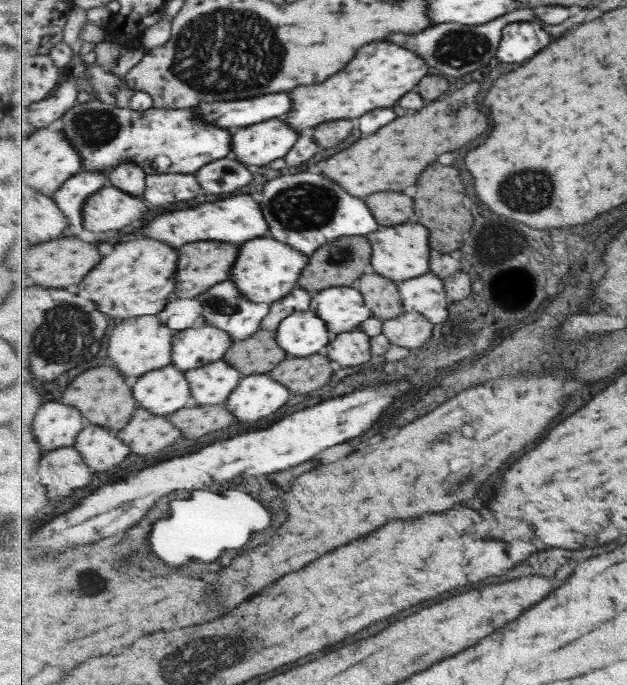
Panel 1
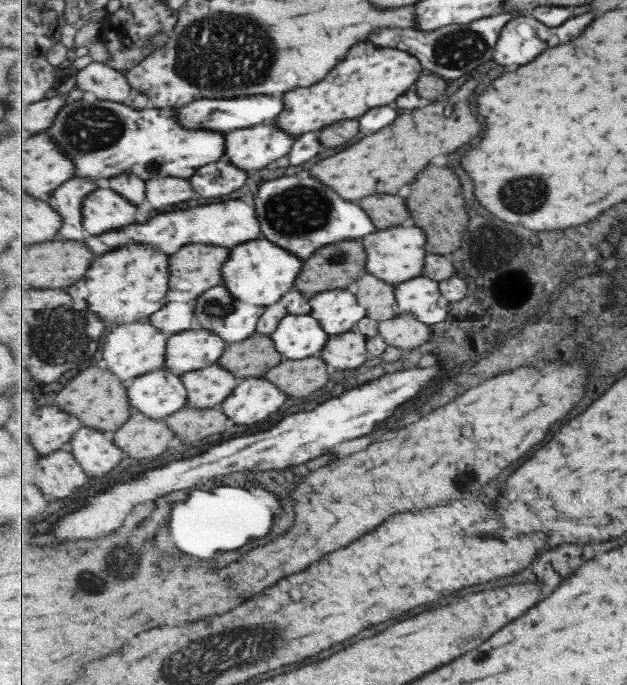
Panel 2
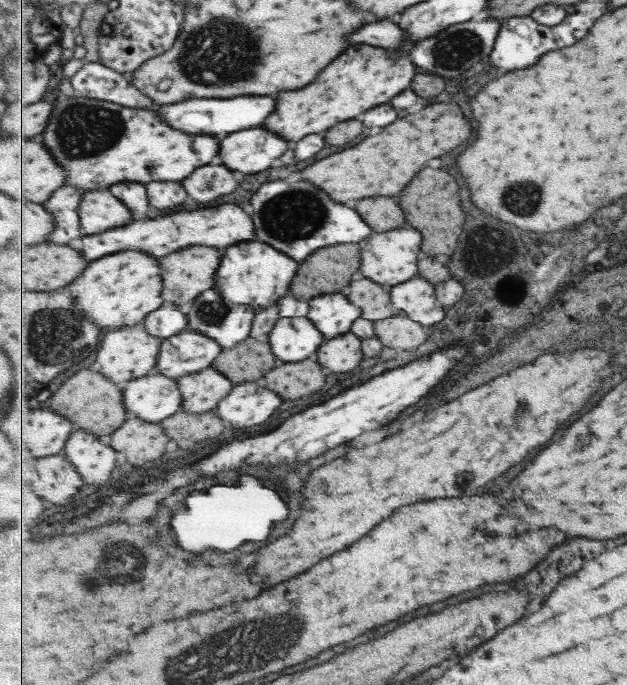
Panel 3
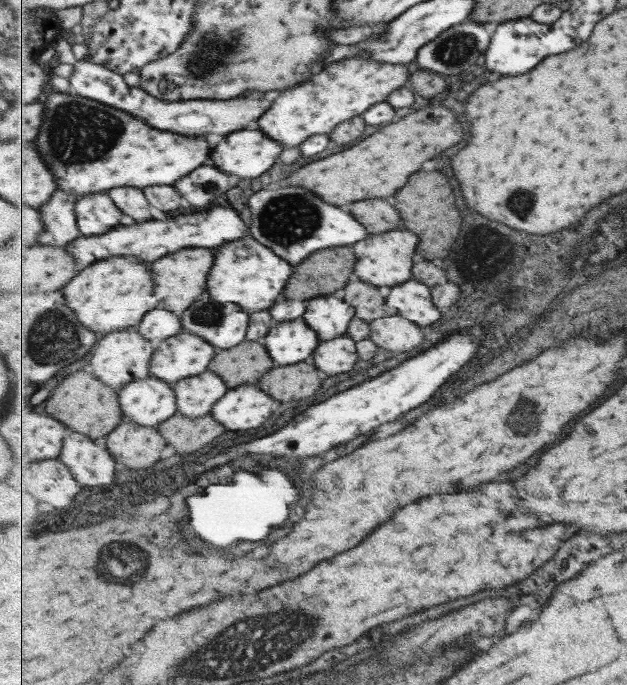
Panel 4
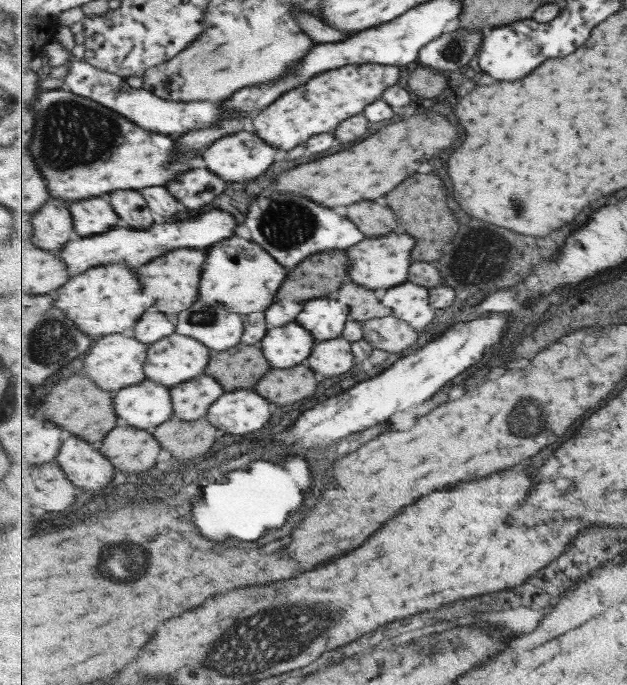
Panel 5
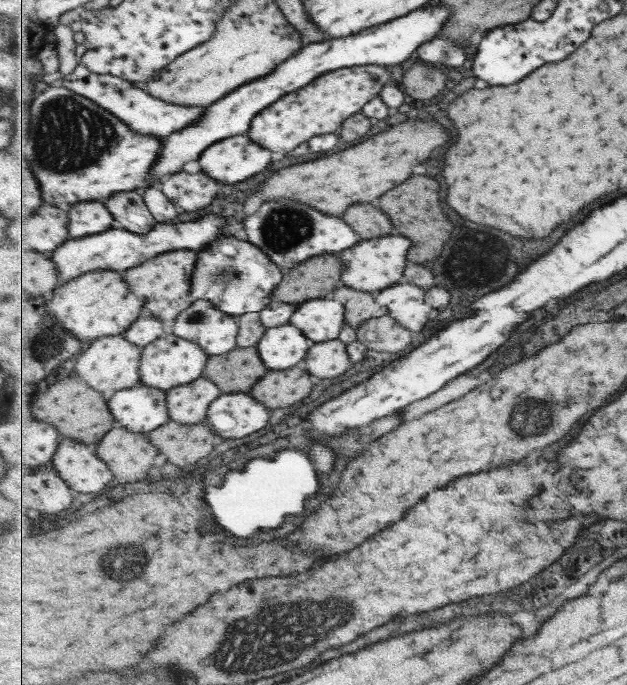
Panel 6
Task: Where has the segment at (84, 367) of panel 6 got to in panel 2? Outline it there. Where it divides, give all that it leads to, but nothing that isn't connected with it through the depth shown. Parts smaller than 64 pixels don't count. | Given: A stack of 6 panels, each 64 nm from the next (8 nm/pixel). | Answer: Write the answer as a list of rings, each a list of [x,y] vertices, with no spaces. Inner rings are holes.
[[[148,318],[131,323],[116,325],[107,335],[107,342],[104,346],[104,366],[111,370],[119,380],[142,377],[144,374],[164,368],[167,364],[167,345],[170,335],[159,330]]]

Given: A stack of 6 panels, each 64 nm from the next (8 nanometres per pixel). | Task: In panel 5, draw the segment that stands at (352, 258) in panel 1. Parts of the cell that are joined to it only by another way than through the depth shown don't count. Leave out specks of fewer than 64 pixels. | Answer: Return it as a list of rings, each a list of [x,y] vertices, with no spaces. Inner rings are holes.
[[[327,250],[311,255],[300,265],[290,270],[278,299],[306,302],[326,297],[339,290],[343,284],[351,283],[349,270],[353,266],[345,250]]]

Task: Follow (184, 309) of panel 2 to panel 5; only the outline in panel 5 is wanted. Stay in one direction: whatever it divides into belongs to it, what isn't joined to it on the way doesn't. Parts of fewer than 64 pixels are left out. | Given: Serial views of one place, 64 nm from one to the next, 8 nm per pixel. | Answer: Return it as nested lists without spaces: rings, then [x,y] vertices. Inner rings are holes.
[[[147,310],[130,331],[139,342],[151,344],[176,332],[176,323],[164,312]]]

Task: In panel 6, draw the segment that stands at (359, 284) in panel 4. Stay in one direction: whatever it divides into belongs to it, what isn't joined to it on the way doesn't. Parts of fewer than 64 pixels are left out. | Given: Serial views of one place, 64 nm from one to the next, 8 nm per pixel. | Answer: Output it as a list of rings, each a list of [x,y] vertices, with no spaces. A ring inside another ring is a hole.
[[[345,284],[334,288],[332,293],[332,299],[345,306],[345,322],[353,328],[358,329],[365,321],[379,318],[375,316],[377,293],[355,290],[354,287]]]

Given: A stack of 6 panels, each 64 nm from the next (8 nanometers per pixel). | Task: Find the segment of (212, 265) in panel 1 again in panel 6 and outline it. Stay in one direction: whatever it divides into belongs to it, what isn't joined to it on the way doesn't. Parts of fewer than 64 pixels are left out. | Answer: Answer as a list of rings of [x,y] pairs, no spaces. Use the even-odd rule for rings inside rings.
[[[176,250],[153,257],[139,268],[124,271],[127,274],[126,281],[130,282],[130,289],[135,294],[143,295],[146,298],[143,314],[149,314],[157,320],[164,322],[164,329],[167,335],[173,334],[177,317],[187,310],[197,298],[195,298],[193,286],[193,274],[195,265],[198,262],[198,251]]]

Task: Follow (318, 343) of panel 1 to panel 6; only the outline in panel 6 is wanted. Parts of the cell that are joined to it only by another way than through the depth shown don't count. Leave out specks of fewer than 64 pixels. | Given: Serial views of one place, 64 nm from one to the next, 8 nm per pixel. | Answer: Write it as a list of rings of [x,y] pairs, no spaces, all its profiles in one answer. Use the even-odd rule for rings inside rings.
[[[289,323],[267,329],[257,347],[267,369],[282,371],[296,367],[301,360],[305,361],[315,343],[299,327]]]

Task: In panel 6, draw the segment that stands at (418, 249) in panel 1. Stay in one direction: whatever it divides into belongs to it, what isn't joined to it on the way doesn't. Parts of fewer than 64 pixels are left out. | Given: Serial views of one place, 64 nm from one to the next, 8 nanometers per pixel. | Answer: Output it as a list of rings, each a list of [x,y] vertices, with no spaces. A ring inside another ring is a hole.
[[[394,233],[386,237],[361,240],[355,248],[344,250],[341,254],[343,262],[342,278],[345,285],[355,290],[378,293],[390,286],[397,285],[403,278],[409,262],[409,254],[414,241],[405,234]]]

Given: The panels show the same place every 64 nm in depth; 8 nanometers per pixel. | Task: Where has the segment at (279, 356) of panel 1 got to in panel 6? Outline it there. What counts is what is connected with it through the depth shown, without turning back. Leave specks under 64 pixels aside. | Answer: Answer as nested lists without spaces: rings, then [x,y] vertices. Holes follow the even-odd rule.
[[[238,346],[230,353],[211,356],[202,376],[211,379],[222,394],[231,394],[251,392],[268,371],[257,346]]]

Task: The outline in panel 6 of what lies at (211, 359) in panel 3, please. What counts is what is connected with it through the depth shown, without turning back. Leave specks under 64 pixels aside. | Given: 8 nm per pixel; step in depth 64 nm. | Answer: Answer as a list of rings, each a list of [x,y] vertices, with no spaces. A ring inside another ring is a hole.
[[[175,333],[165,334],[148,344],[142,350],[142,380],[141,384],[161,389],[165,392],[177,389],[179,386],[190,384],[202,377],[206,372],[209,355],[207,351],[191,339],[181,338]]]

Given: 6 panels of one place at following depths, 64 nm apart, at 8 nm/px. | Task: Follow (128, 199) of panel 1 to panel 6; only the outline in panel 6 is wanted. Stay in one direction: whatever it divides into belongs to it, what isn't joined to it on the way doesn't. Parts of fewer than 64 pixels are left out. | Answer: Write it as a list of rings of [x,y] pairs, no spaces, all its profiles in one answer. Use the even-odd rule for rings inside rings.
[[[105,201],[79,202],[79,206],[71,206],[68,215],[73,239],[105,232],[115,224],[114,214],[106,207]]]

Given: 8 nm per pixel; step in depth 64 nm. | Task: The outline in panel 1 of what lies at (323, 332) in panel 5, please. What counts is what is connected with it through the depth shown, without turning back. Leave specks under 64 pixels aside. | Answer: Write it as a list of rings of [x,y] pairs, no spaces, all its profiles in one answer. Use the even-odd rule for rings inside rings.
[[[332,286],[316,292],[312,298],[312,310],[321,315],[334,336],[357,329],[362,322],[373,316],[370,307],[366,305],[362,291],[349,286]]]

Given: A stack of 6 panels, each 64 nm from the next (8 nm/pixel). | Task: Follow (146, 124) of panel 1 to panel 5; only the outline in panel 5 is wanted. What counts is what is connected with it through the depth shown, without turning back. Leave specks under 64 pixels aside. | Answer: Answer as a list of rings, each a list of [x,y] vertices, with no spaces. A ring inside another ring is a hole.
[[[62,87],[42,90],[38,98],[31,103],[34,109],[36,125],[32,140],[27,143],[33,150],[34,159],[39,164],[39,171],[46,175],[52,197],[64,200],[85,200],[85,198],[104,197],[116,190],[138,190],[150,186],[166,185],[172,178],[188,170],[187,164],[202,156],[202,150],[176,152],[175,135],[159,134],[137,126],[131,119],[125,118],[118,111],[103,106],[95,99],[85,98]]]

